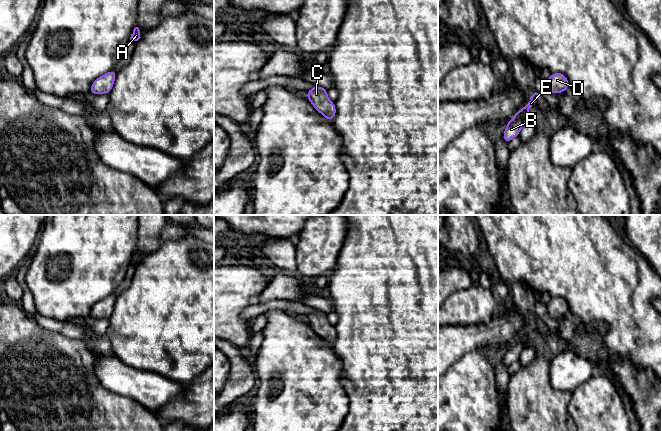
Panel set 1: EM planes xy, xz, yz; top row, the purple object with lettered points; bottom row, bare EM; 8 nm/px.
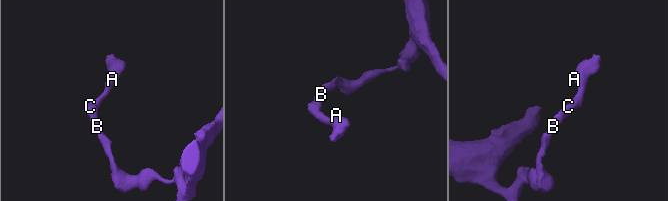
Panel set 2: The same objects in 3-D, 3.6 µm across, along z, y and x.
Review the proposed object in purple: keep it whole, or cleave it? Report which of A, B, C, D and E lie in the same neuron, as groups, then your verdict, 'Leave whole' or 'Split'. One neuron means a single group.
Groups: A B C D E. Leave whole

